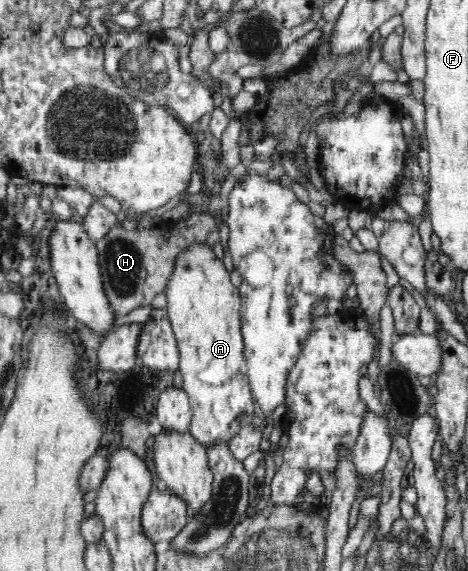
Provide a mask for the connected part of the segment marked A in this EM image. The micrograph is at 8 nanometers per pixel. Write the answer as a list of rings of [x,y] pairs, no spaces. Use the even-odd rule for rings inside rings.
[[[191,244],[175,260],[175,268],[167,282],[167,312],[176,337],[180,353],[179,370],[183,375],[183,389],[192,405],[190,433],[206,449],[219,440],[229,442],[252,418],[255,412],[252,391],[248,384],[244,339],[241,323],[241,295],[229,279],[229,272],[223,261],[215,257],[213,247],[208,244]]]

